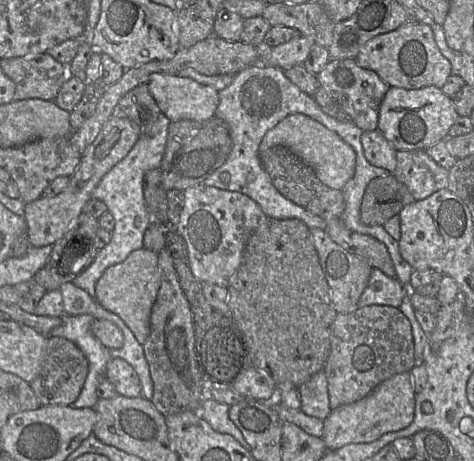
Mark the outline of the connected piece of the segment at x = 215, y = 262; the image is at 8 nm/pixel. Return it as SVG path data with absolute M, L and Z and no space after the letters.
M200 184L183 191L184 205L176 231L186 243L188 263L200 283L213 283L227 288L230 278L239 268L248 239L268 217L260 206L245 194Z

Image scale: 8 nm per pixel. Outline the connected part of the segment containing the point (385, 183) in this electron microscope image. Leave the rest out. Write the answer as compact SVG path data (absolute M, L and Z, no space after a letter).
M393 175L374 178L363 194L360 221L366 226L383 226L414 201L409 189Z

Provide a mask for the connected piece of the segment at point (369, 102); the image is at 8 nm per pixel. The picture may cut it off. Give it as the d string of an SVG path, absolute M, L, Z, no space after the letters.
M331 59L316 77L320 86L347 98L352 108L352 122L358 128L363 132L377 129L379 107L390 86L374 71L360 67L355 59Z

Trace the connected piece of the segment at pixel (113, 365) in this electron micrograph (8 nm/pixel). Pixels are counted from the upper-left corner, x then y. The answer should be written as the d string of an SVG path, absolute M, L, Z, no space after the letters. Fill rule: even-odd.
M112 358L106 366L106 378L121 396L135 398L142 394L142 385L134 368L122 358Z

